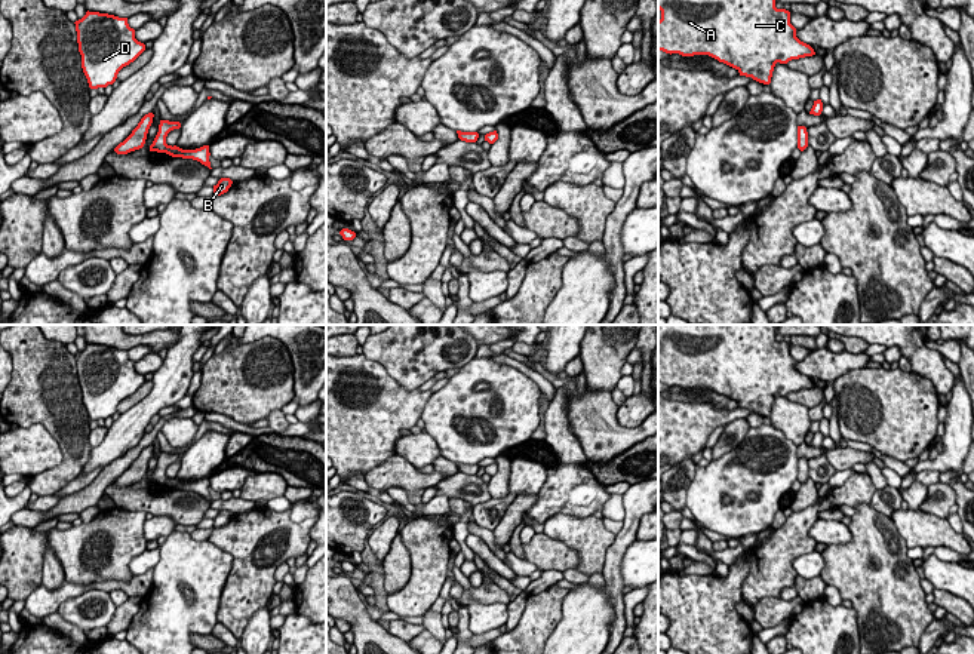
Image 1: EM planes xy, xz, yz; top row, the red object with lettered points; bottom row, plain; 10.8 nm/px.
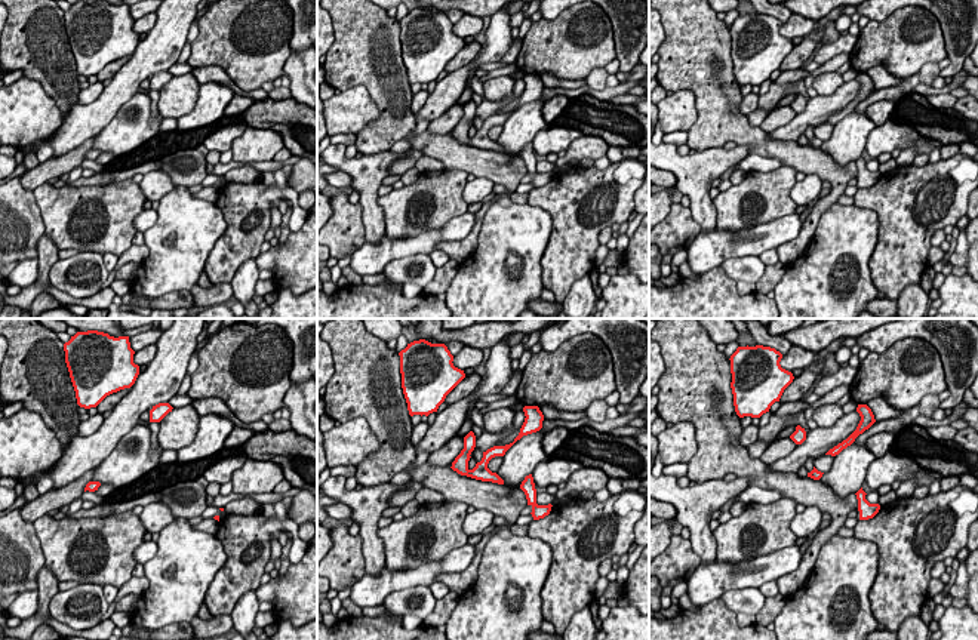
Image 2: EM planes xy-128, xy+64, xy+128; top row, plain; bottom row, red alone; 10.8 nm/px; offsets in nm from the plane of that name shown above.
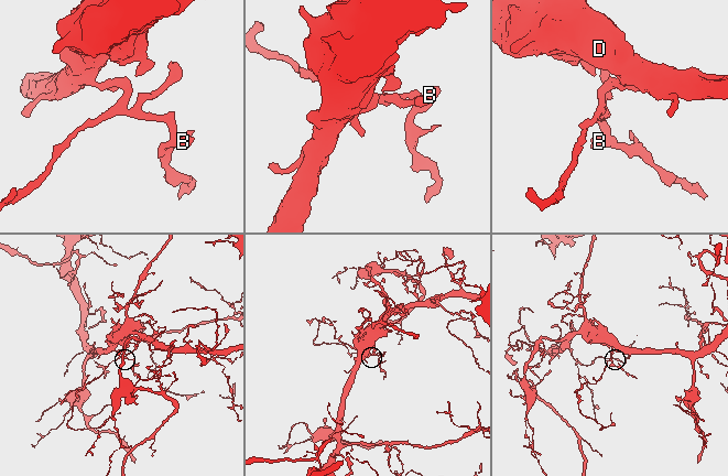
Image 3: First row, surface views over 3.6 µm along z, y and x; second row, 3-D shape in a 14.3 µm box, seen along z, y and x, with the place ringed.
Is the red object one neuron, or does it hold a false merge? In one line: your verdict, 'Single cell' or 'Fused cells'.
Single cell

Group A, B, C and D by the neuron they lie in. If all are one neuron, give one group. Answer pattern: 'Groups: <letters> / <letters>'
Groups: A B C D

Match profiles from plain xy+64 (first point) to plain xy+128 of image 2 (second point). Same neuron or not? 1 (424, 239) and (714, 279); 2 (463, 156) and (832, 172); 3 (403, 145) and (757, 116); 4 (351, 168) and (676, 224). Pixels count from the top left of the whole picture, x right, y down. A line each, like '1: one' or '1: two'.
1: two
2: one
3: one
4: two

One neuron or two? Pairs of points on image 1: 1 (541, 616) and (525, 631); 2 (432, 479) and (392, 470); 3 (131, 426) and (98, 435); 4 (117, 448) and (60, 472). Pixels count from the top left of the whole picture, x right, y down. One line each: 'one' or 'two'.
1: one
2: one
3: two
4: two

